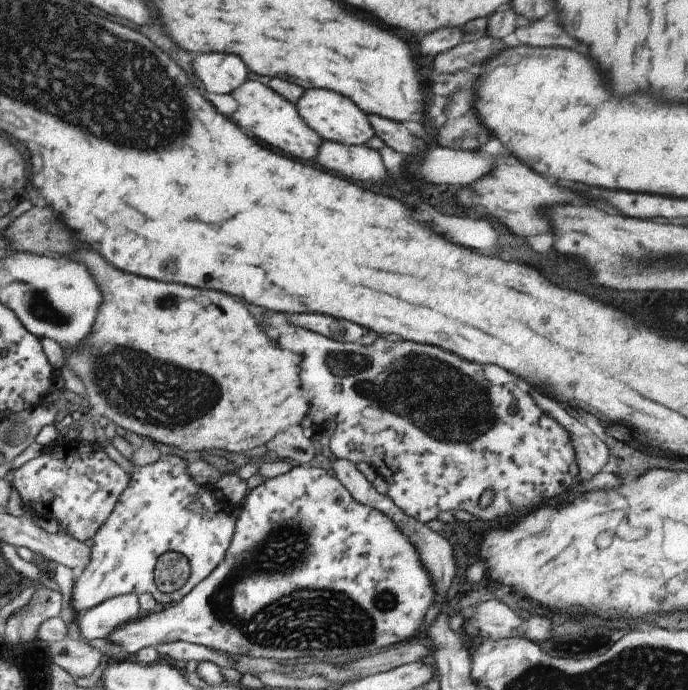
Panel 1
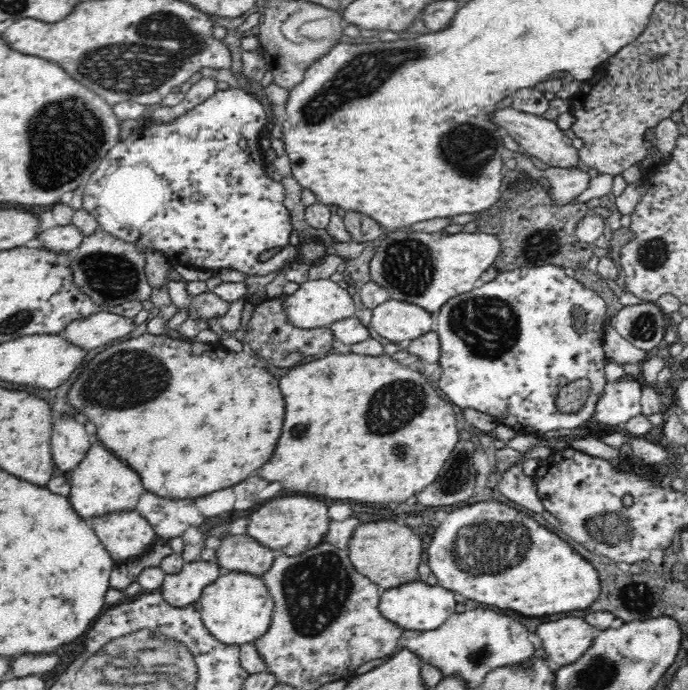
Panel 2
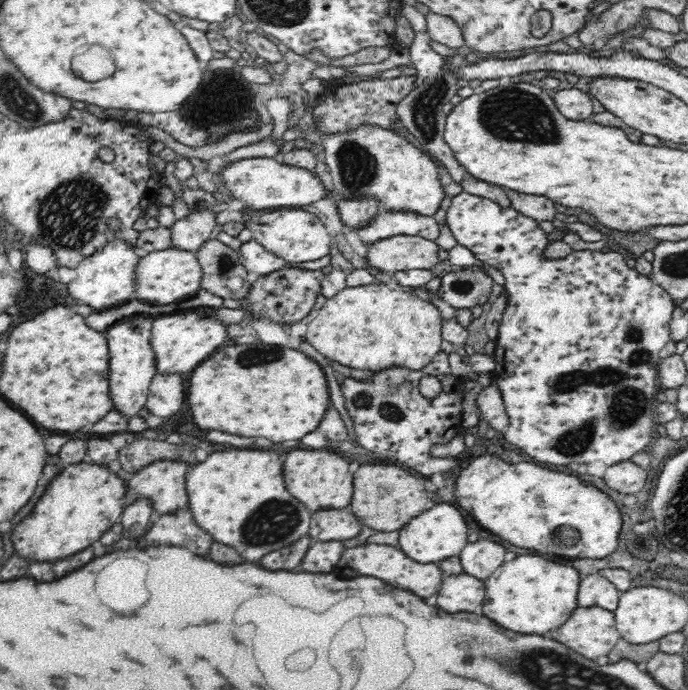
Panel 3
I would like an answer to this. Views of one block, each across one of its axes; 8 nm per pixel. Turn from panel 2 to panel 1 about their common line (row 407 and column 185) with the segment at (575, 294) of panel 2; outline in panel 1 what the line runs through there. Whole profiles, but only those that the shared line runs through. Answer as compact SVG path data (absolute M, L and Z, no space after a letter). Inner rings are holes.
M160 455L153 464L133 466L127 487L121 492L104 524L101 524L91 538L93 546L90 549L88 564L83 571L75 575L70 600L71 612L75 617L105 600L130 593L135 594L136 597L148 593L161 606L177 603L225 559L234 534L235 516L230 514L230 505L225 500L215 497L212 487L203 487L193 481L187 473L187 466L188 462L183 458L170 455ZM165 552L183 554L189 560L189 568L191 568L187 582L173 594L161 594L153 584L155 560Z

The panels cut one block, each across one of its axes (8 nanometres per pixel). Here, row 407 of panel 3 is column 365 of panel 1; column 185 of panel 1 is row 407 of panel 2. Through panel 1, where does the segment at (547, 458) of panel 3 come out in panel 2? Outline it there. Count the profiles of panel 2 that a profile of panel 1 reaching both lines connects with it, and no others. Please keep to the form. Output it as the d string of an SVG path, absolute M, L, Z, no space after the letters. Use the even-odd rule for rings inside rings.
M626 375L618 378L618 380L607 380L602 392L598 395L598 400L596 400L596 408L594 408L592 418L600 424L617 427L619 424L628 422L630 418L642 414L641 392L643 387L642 380Z

